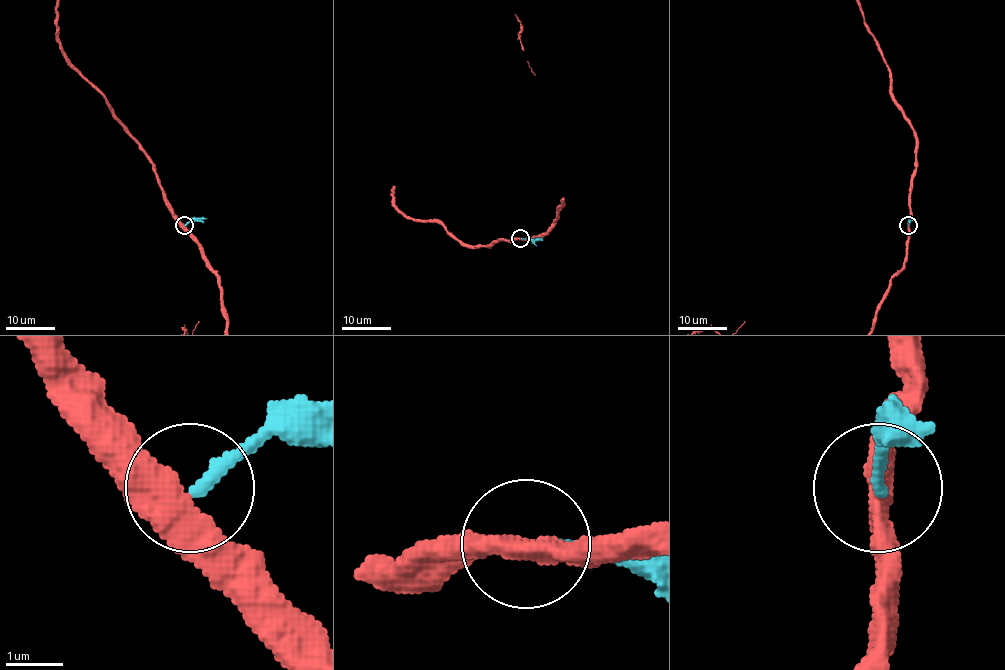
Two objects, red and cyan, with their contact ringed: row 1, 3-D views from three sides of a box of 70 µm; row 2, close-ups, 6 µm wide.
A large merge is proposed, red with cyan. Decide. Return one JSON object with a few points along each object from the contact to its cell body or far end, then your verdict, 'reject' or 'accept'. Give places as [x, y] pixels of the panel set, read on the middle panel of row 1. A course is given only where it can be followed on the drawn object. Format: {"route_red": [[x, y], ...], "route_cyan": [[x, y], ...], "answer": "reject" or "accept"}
{"route_cyan": [[521, 238], [543, 240]], "answer": "reject"}

